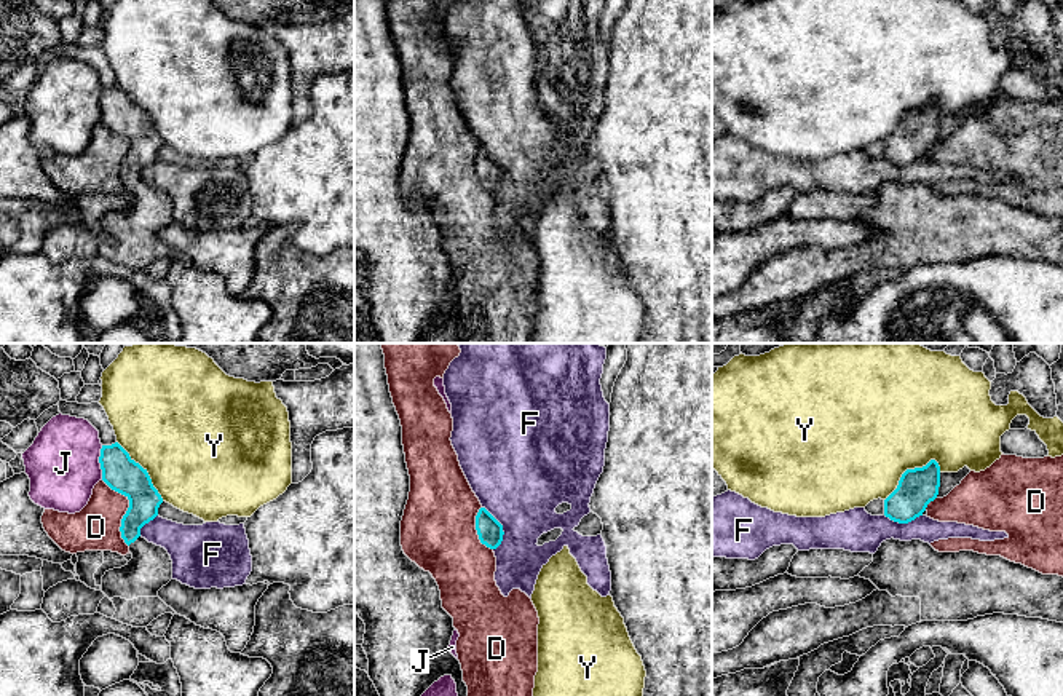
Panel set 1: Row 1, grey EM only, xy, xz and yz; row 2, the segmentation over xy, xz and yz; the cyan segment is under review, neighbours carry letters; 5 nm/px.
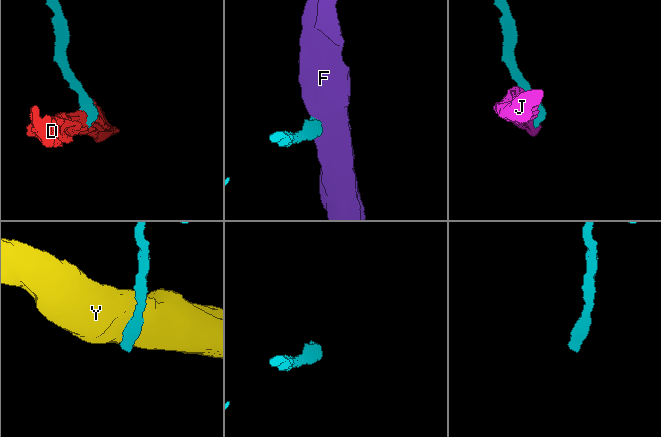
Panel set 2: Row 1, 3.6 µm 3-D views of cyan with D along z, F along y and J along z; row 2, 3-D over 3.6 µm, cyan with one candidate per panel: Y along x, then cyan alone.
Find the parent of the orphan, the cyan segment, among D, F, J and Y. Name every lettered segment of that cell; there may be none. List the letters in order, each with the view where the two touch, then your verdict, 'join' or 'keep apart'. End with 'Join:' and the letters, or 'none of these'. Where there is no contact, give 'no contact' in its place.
D: xy | keep apart
F: xz | keep apart
J: xy | keep apart
Y: yz | keep apart
Join: none of these

